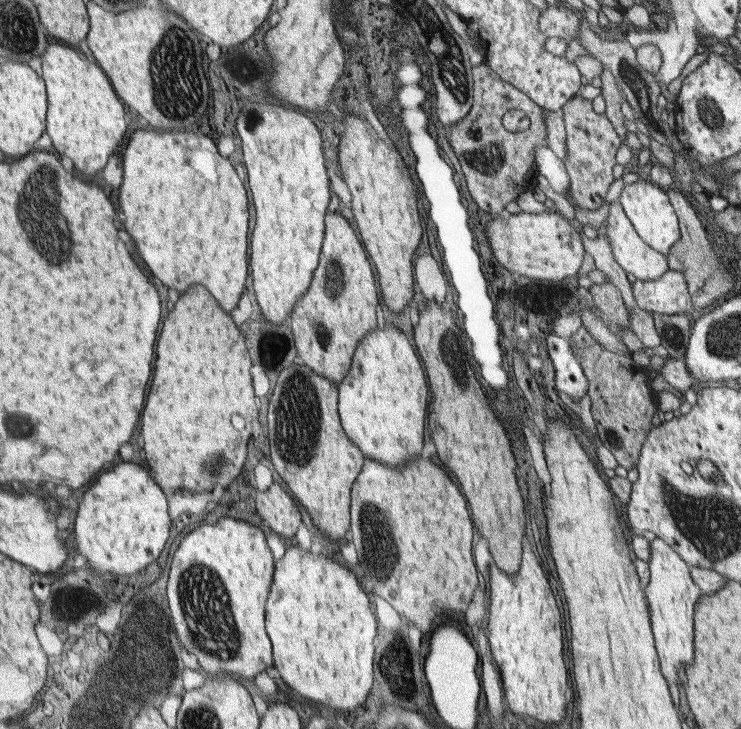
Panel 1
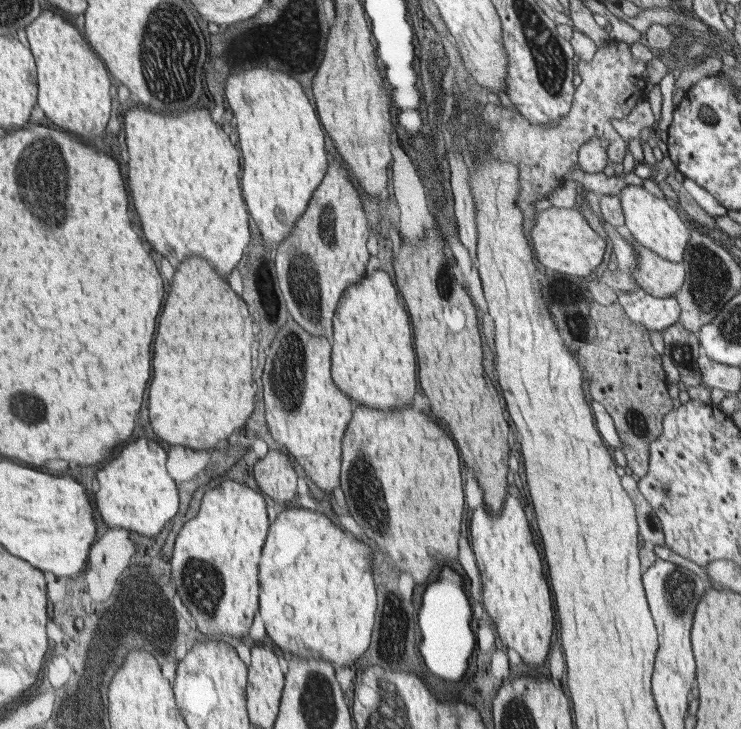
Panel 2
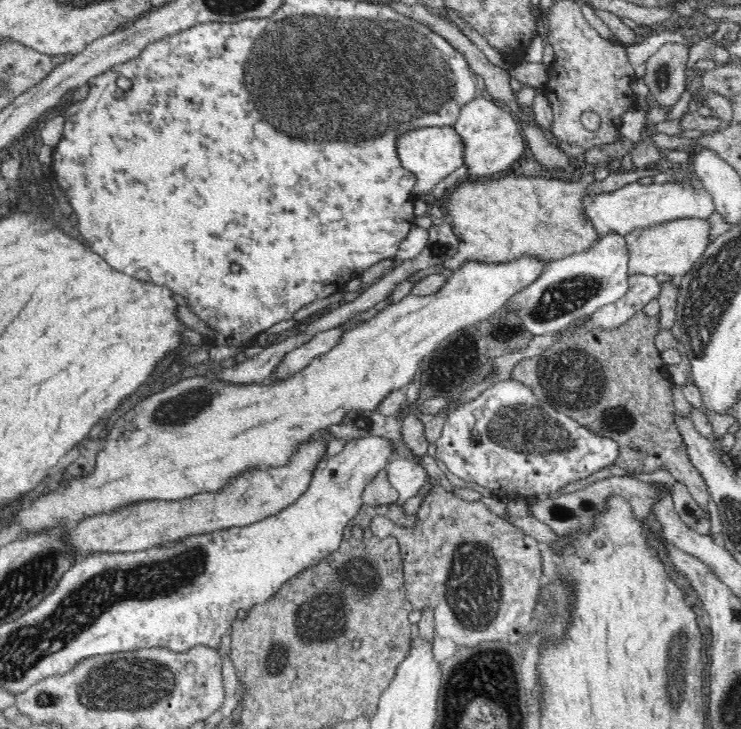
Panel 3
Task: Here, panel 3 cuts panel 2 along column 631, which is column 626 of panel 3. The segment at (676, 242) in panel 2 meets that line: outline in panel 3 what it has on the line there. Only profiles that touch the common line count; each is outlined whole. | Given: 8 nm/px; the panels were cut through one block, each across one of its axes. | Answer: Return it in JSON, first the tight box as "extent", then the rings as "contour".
{"extent":[583,176,716,241],"contour":[[[696,176],[666,182],[666,184],[640,184],[637,178],[616,190],[616,192],[583,197],[583,208],[591,224],[597,231],[598,241],[606,234],[630,234],[636,228],[652,228],[664,222],[682,220],[682,218],[699,218],[709,220],[716,208],[710,193]]]}

